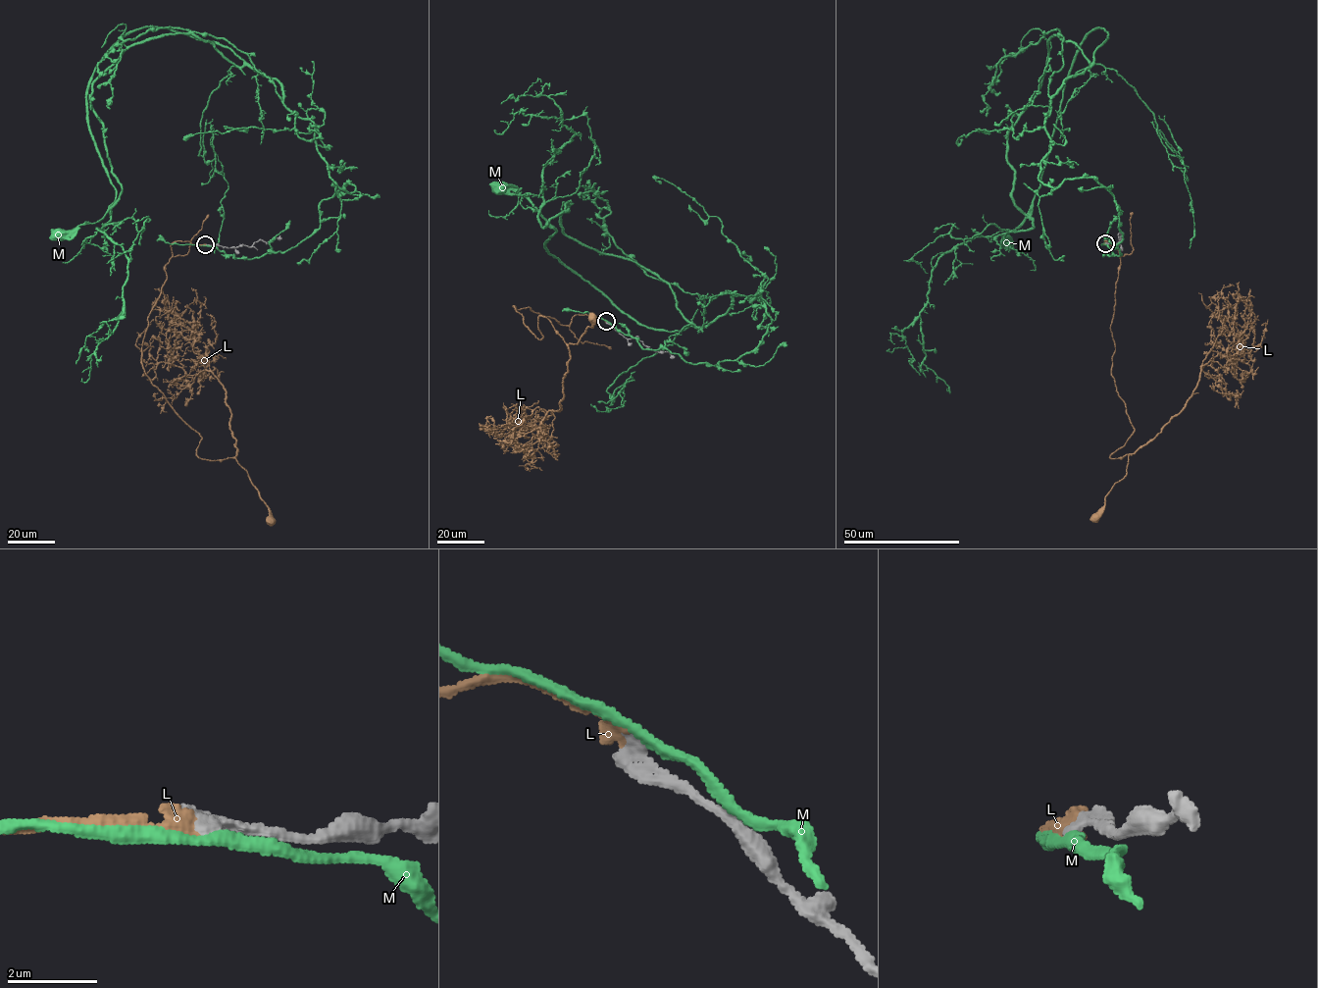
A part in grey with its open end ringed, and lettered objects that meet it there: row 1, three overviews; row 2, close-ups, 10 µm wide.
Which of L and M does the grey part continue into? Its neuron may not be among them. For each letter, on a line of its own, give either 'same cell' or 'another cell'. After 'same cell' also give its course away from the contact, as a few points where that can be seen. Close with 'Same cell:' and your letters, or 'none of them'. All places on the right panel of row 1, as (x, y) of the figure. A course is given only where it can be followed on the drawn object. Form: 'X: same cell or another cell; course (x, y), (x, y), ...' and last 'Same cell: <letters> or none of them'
L: same cell; course (1106, 243), (1121, 264), (1111, 372), (1135, 430), (1109, 457), (1130, 454), (1126, 475), (1095, 517)
M: another cell
Same cell: L

